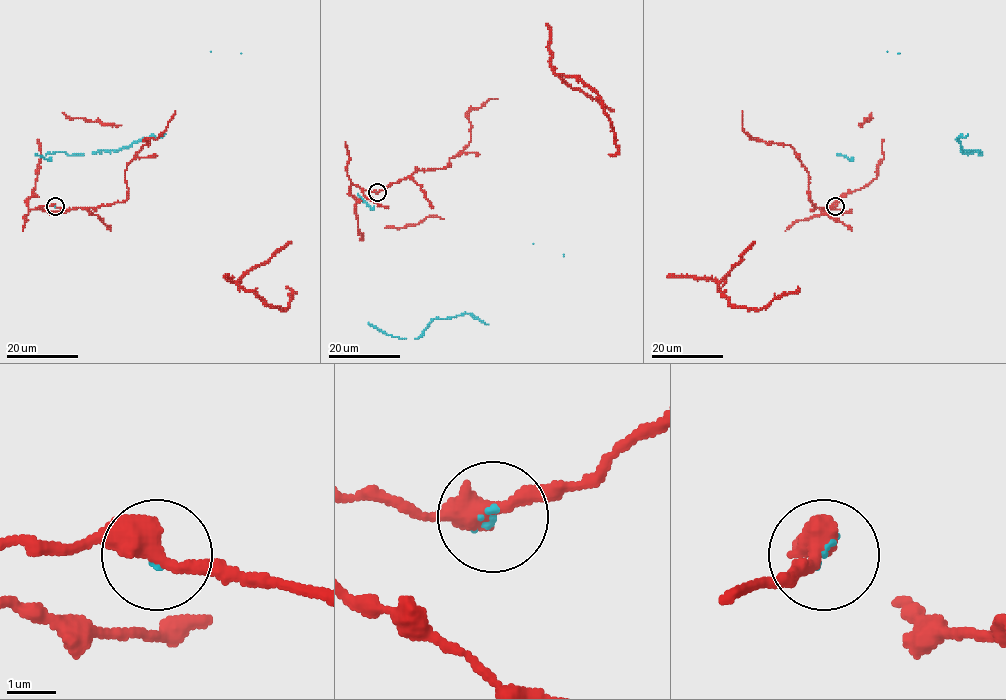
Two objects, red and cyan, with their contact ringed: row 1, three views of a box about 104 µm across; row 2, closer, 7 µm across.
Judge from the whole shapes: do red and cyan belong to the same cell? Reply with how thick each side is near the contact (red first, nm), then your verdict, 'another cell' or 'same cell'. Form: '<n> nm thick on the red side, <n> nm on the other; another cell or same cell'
440 nm thick on the red side, 80 nm on the other; same cell

